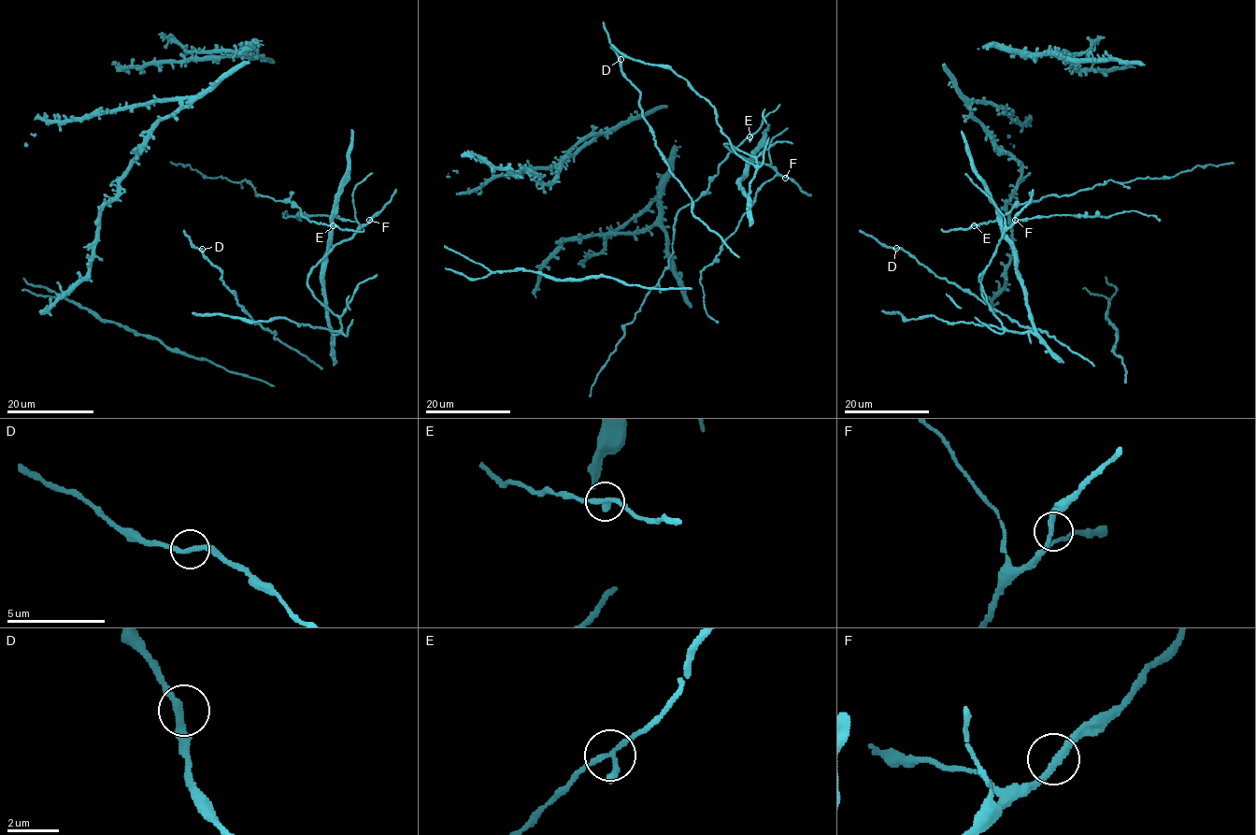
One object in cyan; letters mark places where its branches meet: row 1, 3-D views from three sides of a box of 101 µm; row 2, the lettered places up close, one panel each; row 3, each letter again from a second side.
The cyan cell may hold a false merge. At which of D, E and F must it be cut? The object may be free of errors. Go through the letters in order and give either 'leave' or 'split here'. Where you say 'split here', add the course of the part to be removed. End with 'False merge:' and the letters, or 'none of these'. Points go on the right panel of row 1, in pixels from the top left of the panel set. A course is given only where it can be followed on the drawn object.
D: leave
E: leave
F: leave
False merge: none of these

